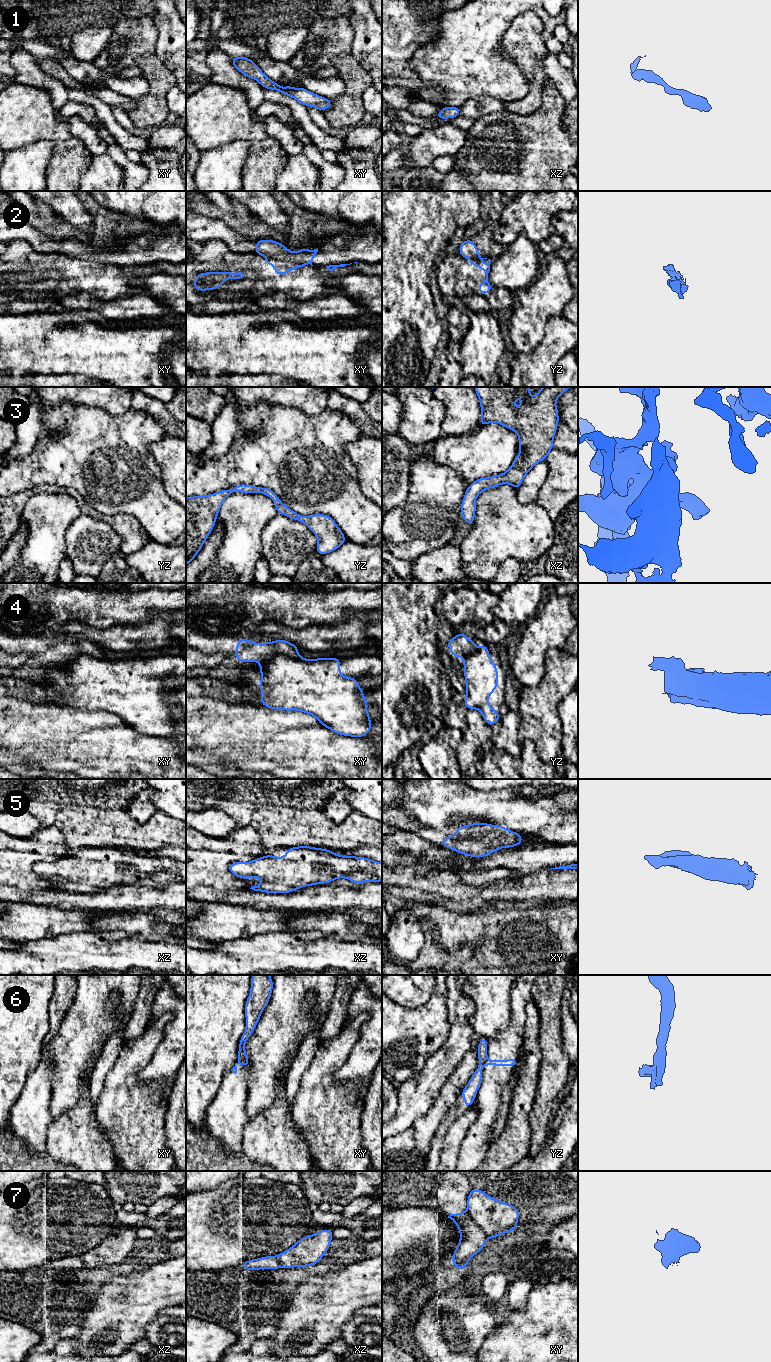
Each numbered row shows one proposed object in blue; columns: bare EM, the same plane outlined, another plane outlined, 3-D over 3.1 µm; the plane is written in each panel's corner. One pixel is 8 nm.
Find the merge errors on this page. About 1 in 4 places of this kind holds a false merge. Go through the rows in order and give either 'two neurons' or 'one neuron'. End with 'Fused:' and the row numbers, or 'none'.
1: one neuron
2: two neurons
3: one neuron
4: two neurons
5: one neuron
6: two neurons
7: two neurons
Fused: 2, 4, 6, 7

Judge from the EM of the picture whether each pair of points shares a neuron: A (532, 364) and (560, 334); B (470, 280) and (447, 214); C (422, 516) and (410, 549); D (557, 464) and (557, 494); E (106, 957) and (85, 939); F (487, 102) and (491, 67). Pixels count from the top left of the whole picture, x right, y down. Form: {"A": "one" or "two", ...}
{"A": "one", "B": "two", "C": "one", "D": "one", "E": "one", "F": "two"}

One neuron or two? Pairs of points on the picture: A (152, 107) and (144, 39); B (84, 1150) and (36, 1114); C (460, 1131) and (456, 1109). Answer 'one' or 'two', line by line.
A: one
B: two
C: two

